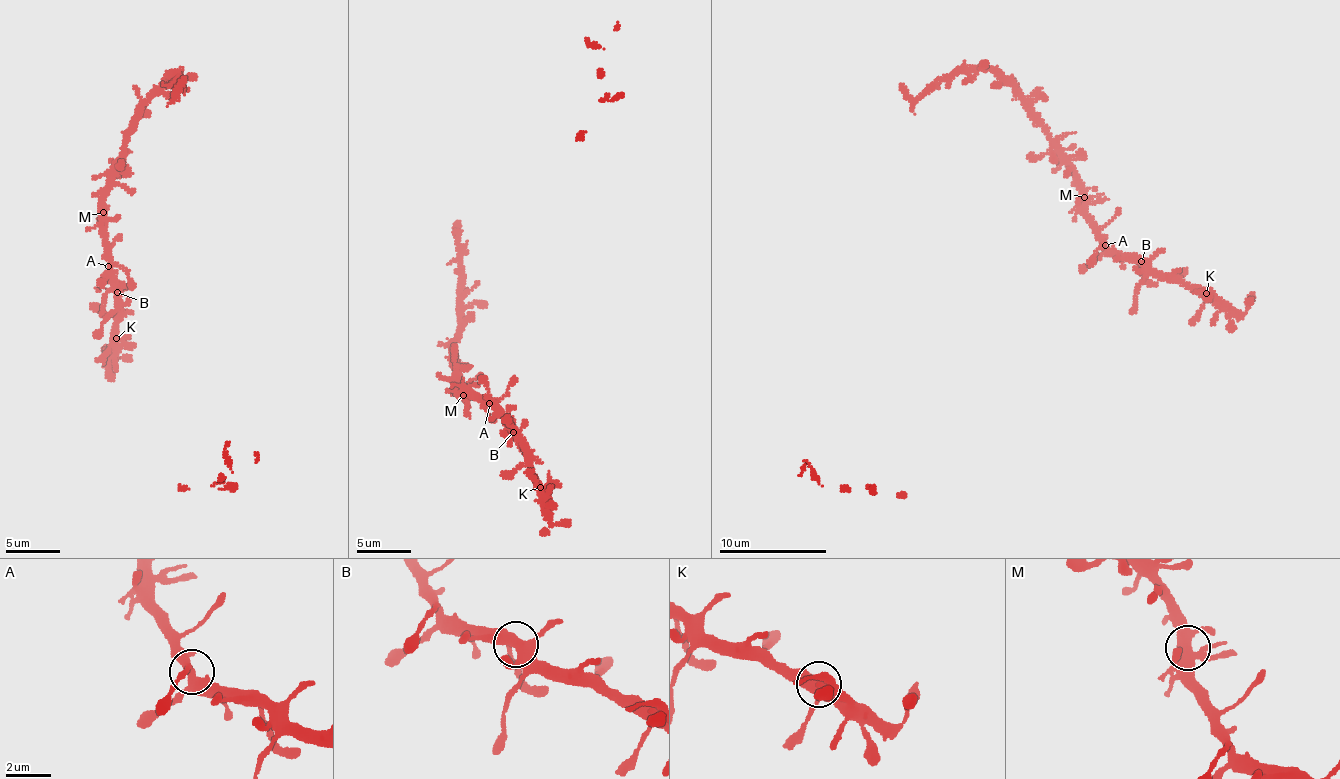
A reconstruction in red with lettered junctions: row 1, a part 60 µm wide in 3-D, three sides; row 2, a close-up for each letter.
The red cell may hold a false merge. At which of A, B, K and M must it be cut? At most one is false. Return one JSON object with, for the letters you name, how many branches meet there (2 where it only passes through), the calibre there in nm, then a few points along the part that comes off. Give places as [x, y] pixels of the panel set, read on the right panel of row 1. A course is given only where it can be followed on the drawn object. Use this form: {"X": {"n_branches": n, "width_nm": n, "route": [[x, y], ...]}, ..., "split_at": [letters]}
{"split_at": []}

